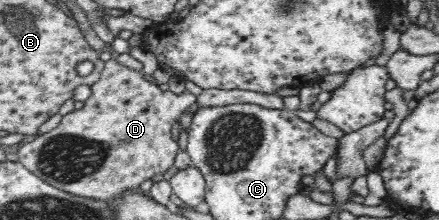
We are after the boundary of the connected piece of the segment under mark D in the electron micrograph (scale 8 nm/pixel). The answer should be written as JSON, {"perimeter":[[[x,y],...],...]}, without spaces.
{"perimeter":[[[110,59],[104,62],[104,67],[97,82],[87,86],[91,95],[84,100],[80,109],[73,109],[62,116],[56,127],[50,131],[37,135],[35,139],[19,147],[17,150],[18,161],[31,173],[45,181],[47,184],[57,187],[69,194],[83,198],[111,201],[117,198],[123,190],[138,188],[139,184],[153,174],[163,174],[170,166],[173,166],[175,154],[180,148],[173,139],[173,124],[188,110],[191,104],[197,104],[197,108],[227,106],[235,103],[249,103],[264,106],[265,108],[283,108],[279,95],[257,93],[249,90],[203,90],[199,96],[190,93],[174,94],[171,91],[159,89],[159,85],[146,80],[142,71],[136,71],[119,65],[117,61]]]}

